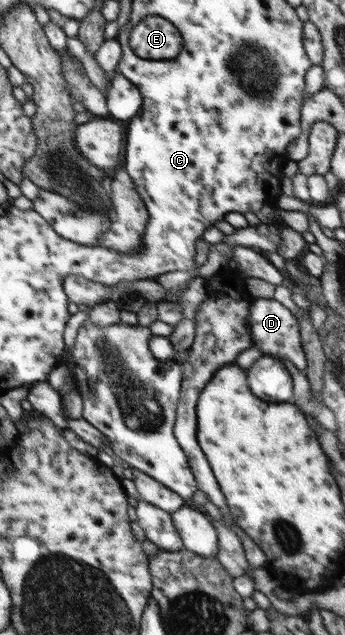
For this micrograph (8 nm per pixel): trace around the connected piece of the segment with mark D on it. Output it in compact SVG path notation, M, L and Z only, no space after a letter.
M251 299L250 316L248 316L249 331L253 337L253 345L264 355L288 358L300 371L307 368L307 357L301 342L299 321L292 315L290 309L274 299Z

